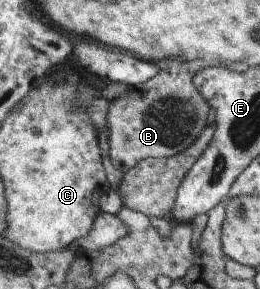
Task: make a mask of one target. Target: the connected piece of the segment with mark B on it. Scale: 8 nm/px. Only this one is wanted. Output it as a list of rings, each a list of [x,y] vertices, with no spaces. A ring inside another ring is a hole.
[[[173,60],[169,69],[149,81],[130,87],[128,97],[112,101],[108,113],[110,159],[126,174],[147,158],[168,158],[191,147],[207,128],[211,106],[195,85],[197,67]]]

